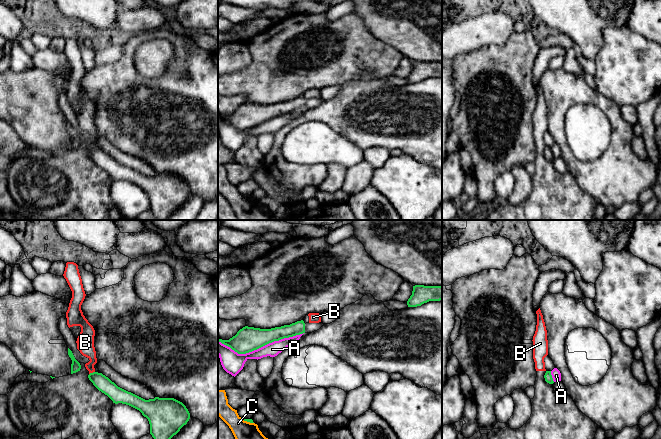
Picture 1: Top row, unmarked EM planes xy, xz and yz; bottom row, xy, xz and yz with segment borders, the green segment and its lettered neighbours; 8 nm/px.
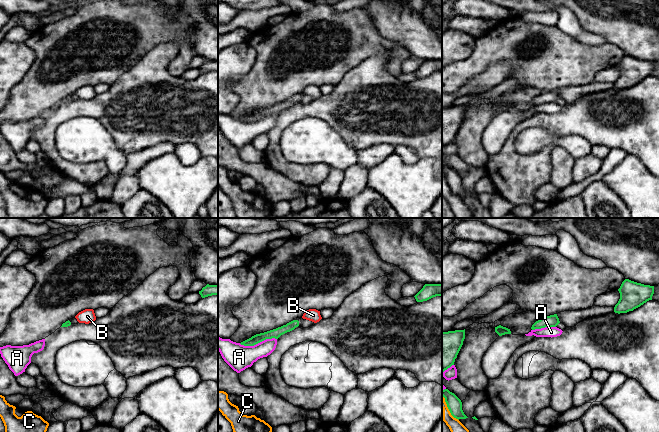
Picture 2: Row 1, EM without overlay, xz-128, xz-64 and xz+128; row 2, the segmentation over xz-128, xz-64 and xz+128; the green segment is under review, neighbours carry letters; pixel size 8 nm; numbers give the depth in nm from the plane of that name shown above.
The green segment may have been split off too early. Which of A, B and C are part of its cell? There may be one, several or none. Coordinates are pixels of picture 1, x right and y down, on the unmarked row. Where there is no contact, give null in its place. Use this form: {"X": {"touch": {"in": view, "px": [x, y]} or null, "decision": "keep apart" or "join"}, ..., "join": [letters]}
{"A": {"touch": {"in": "xz", "px": [260, 123]}, "decision": "keep apart"}, "B": {"touch": {"in": "xy", "px": [91, 149]}, "decision": "keep apart"}, "C": {"touch": {"in": "xz", "px": [248, 197]}, "decision": "keep apart"}, "join": []}

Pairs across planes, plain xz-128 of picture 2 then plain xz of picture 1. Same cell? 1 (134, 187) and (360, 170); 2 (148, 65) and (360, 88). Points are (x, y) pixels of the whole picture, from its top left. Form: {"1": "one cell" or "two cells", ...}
{"1": "one cell", "2": "one cell"}

